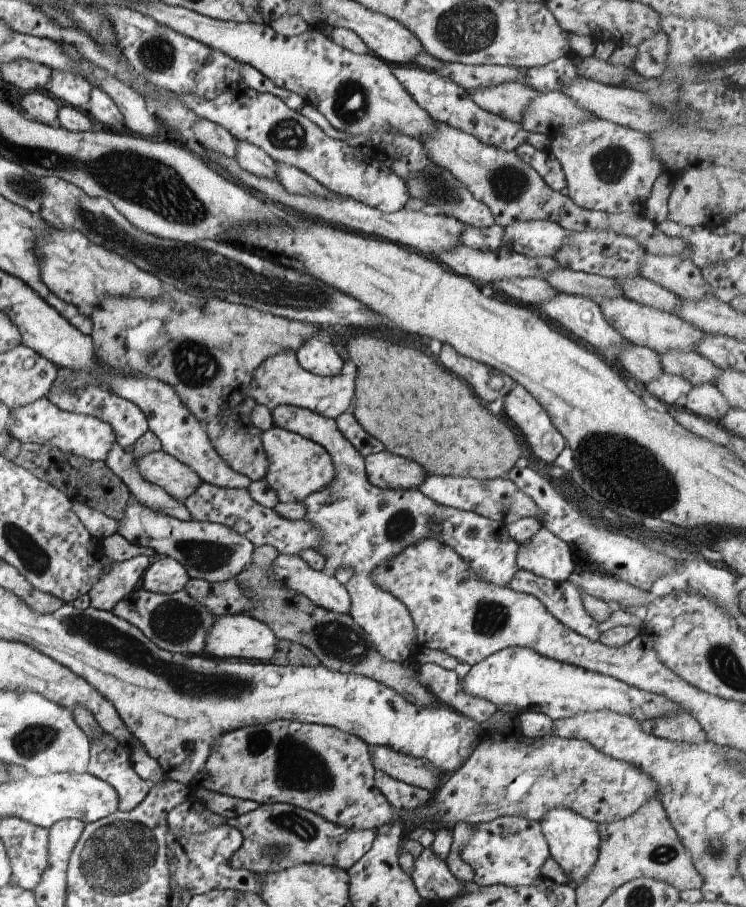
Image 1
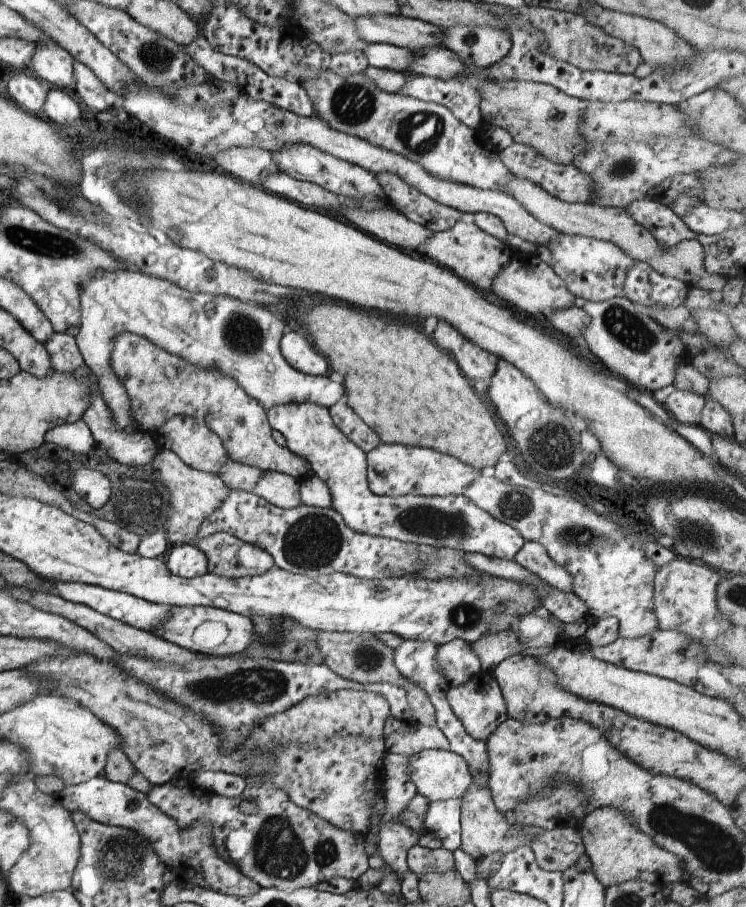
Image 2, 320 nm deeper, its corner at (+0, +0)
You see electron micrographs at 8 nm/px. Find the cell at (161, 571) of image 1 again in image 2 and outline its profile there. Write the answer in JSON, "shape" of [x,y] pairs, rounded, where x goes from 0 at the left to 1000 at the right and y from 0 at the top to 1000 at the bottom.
{"shape":[[[229,602],[220,614],[223,626],[232,634],[257,638],[279,632],[279,620],[265,602]]]}

